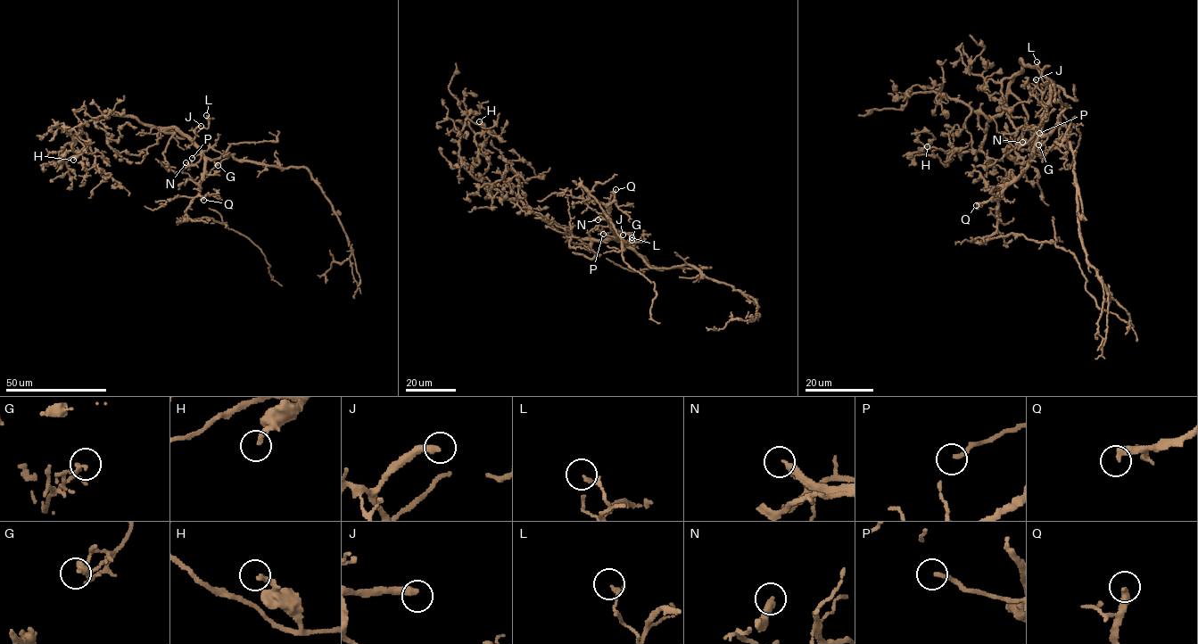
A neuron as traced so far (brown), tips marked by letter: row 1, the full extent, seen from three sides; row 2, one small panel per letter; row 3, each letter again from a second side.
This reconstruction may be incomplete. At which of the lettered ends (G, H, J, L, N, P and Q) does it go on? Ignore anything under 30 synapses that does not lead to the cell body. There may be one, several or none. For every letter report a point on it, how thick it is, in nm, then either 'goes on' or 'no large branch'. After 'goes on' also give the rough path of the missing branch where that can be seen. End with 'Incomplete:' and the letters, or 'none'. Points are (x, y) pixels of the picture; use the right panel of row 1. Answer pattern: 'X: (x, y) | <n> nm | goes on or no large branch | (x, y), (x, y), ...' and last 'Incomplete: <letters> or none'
G: (1038, 144) | 130 nm | no large branch
H: (927, 146) | 190 nm | no large branch
J: (1036, 79) | 360 nm | no large branch
L: (1036, 61) | 110 nm | no large branch
N: (1022, 142) | 300 nm | no large branch
P: (1039, 133) | 190 nm | no large branch
Q: (976, 205) | 280 nm | goes on | (976, 205), (959, 205), (949, 214), (939, 216), (883, 209), (864, 220), (813, 235)
Incomplete: Q

